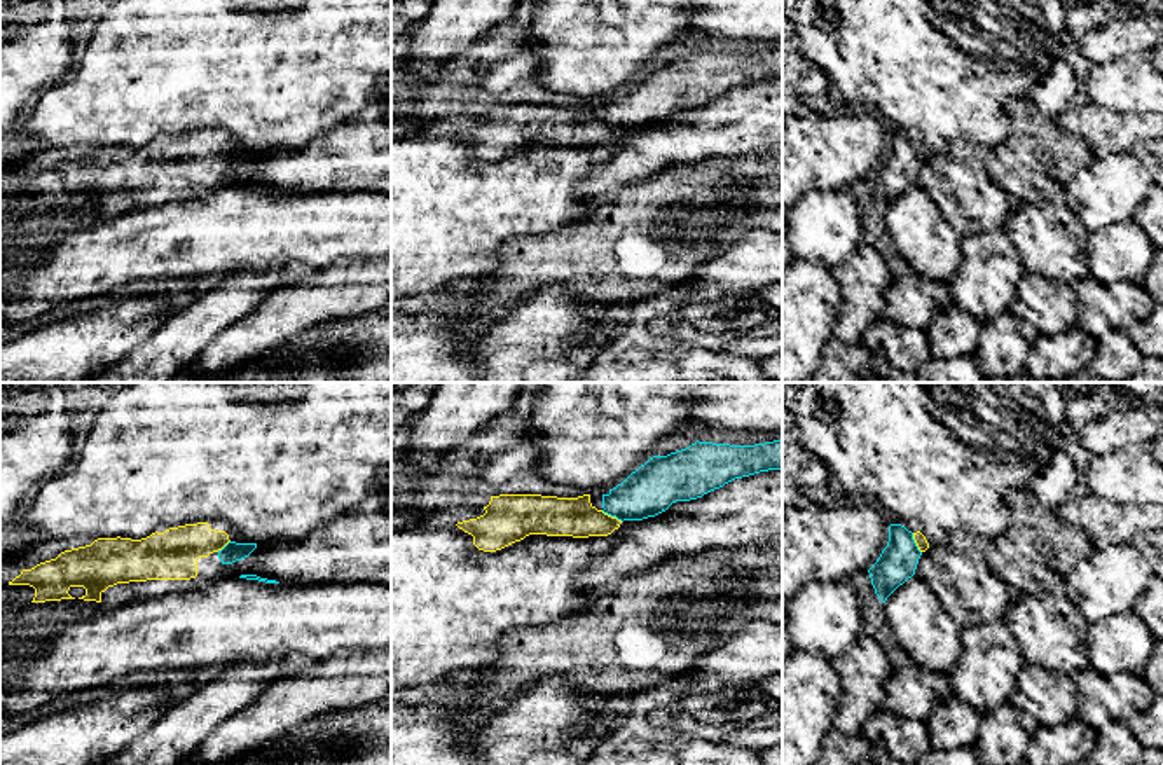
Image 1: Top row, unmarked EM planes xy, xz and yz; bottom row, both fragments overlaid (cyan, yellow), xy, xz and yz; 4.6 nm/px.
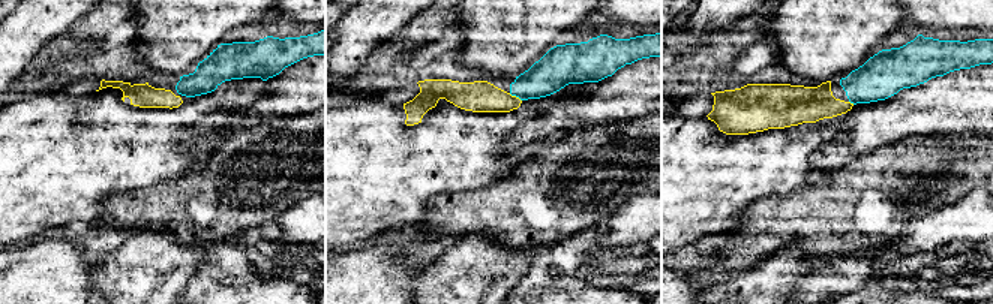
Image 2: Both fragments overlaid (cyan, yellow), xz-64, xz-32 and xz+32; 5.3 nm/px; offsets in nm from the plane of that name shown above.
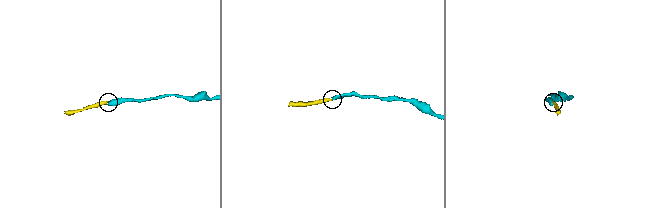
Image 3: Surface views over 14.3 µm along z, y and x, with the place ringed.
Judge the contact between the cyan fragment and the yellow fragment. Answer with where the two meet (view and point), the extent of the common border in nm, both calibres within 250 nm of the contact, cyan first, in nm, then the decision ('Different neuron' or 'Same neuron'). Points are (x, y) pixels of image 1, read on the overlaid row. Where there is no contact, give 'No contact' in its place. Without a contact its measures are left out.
Touches cyan at xz (612, 516). Shared border 120 nm. Thickness 220 nm (cyan) against 180 nm. Same neuron

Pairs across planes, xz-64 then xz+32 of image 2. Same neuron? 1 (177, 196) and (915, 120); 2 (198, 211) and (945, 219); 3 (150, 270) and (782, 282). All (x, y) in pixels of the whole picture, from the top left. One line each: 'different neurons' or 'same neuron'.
1: different neurons
2: different neurons
3: same neuron

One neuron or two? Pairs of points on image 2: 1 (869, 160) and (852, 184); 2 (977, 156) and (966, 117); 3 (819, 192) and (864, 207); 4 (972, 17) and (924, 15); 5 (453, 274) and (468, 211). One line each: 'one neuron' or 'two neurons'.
1: one neuron
2: two neurons
3: one neuron
4: one neuron
5: two neurons

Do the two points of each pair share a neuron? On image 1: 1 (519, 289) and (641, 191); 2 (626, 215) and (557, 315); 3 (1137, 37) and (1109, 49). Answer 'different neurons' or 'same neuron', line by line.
1: same neuron
2: different neurons
3: same neuron

